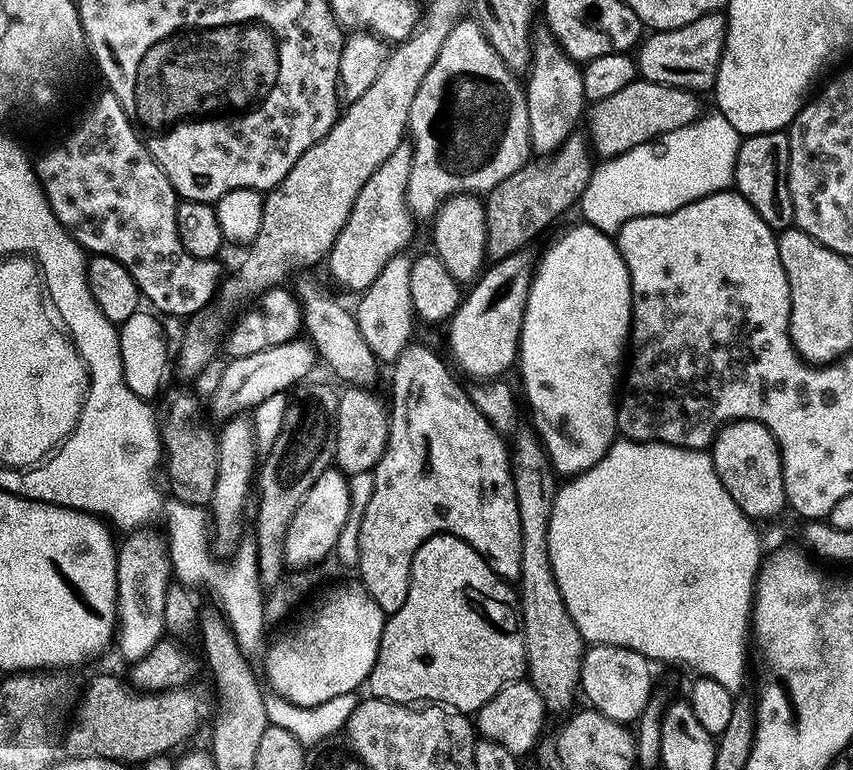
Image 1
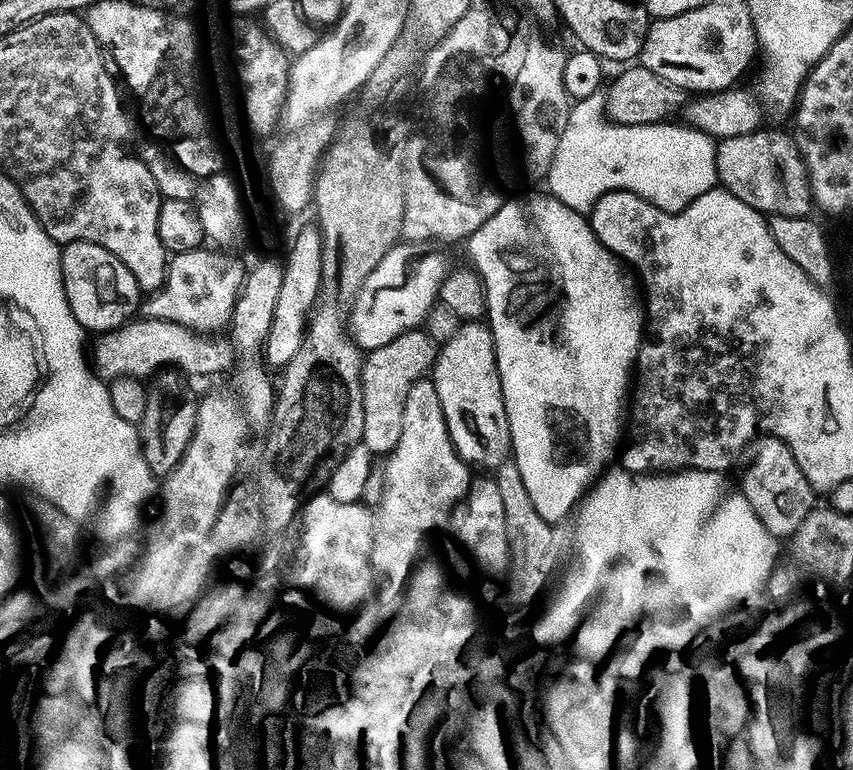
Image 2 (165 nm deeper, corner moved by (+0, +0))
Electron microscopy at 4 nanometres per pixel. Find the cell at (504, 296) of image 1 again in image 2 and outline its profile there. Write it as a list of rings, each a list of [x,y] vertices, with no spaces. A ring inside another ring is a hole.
[[[484,322],[461,323],[454,336],[439,345],[430,379],[438,390],[448,437],[457,456],[473,469],[497,469],[509,455],[510,441],[498,374],[498,346],[491,327]]]

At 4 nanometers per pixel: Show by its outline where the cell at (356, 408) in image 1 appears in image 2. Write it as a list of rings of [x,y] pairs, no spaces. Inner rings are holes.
[[[426,331],[404,332],[394,342],[378,346],[364,356],[362,382],[362,434],[361,441],[373,457],[384,458],[398,446],[402,434],[402,414],[406,410],[406,394],[416,380],[423,380],[431,373],[436,362],[438,344]]]

